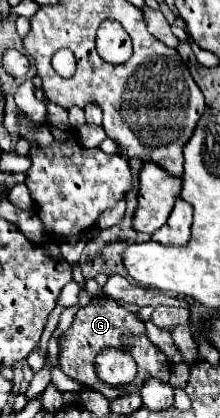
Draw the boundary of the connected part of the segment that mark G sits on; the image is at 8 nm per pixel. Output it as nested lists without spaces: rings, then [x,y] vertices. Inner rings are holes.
[[[95,297],[87,307],[81,307],[77,311],[73,325],[61,337],[59,365],[61,365],[63,373],[67,373],[71,379],[79,381],[81,385],[85,385],[93,391],[101,391],[109,401],[113,401],[121,395],[127,395],[127,393],[139,393],[139,389],[143,387],[143,383],[149,377],[155,377],[159,381],[169,381],[169,375],[171,375],[171,361],[157,347],[153,347],[153,343],[147,339],[145,323],[137,315],[133,315],[131,311],[117,305],[115,301],[109,301],[109,299],[103,299],[103,297]],[[105,347],[123,349],[135,359],[137,377],[131,385],[107,387],[103,381],[97,379],[97,375],[95,375],[95,357]]]

